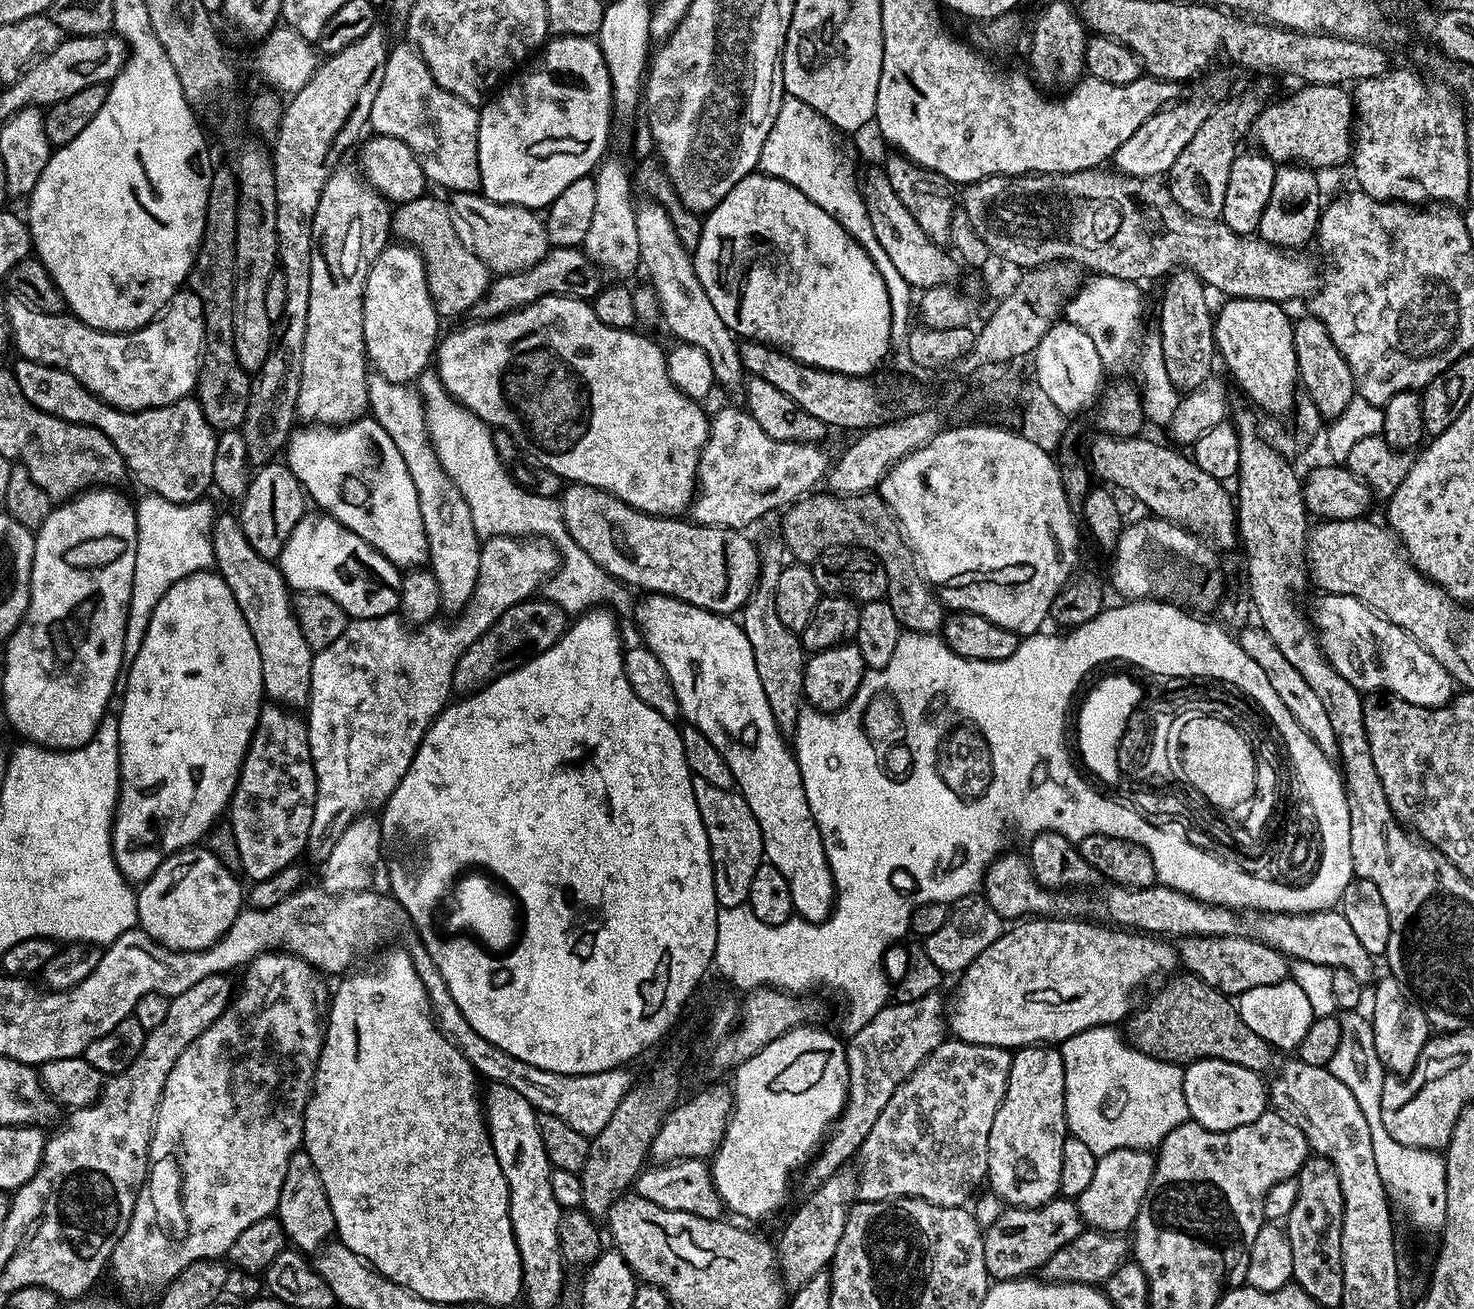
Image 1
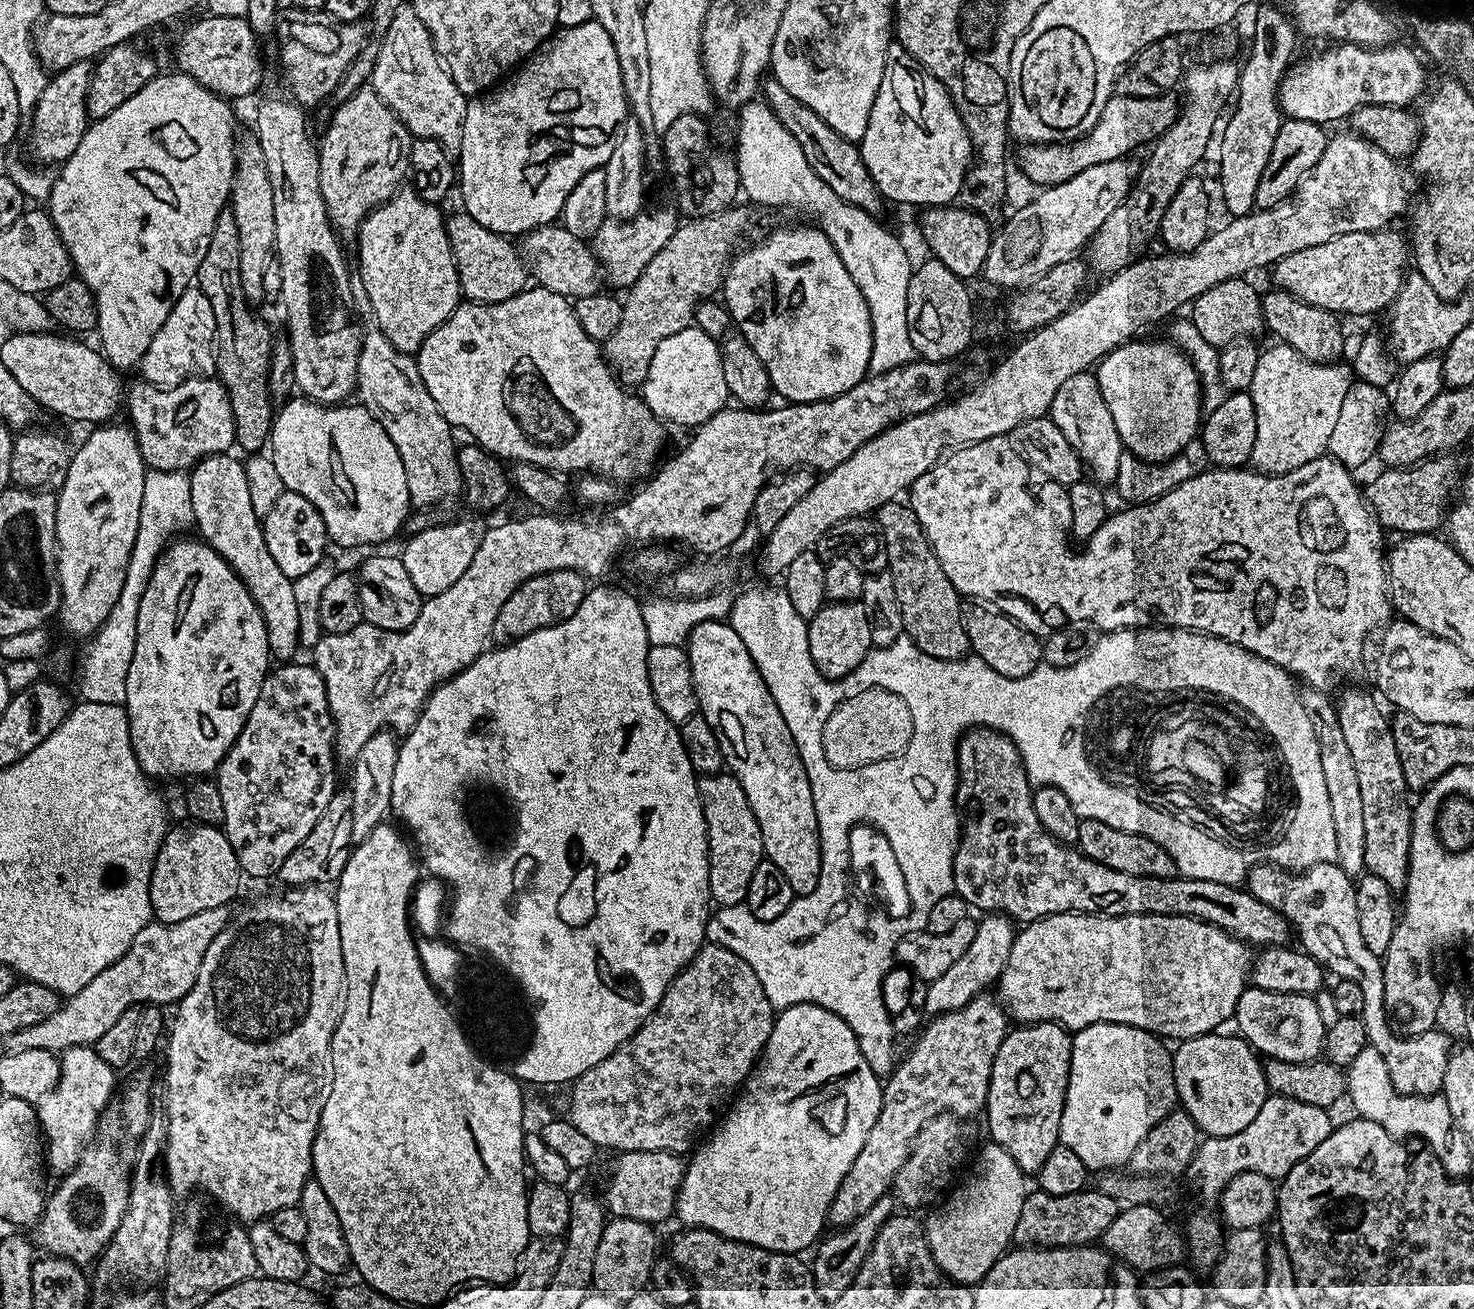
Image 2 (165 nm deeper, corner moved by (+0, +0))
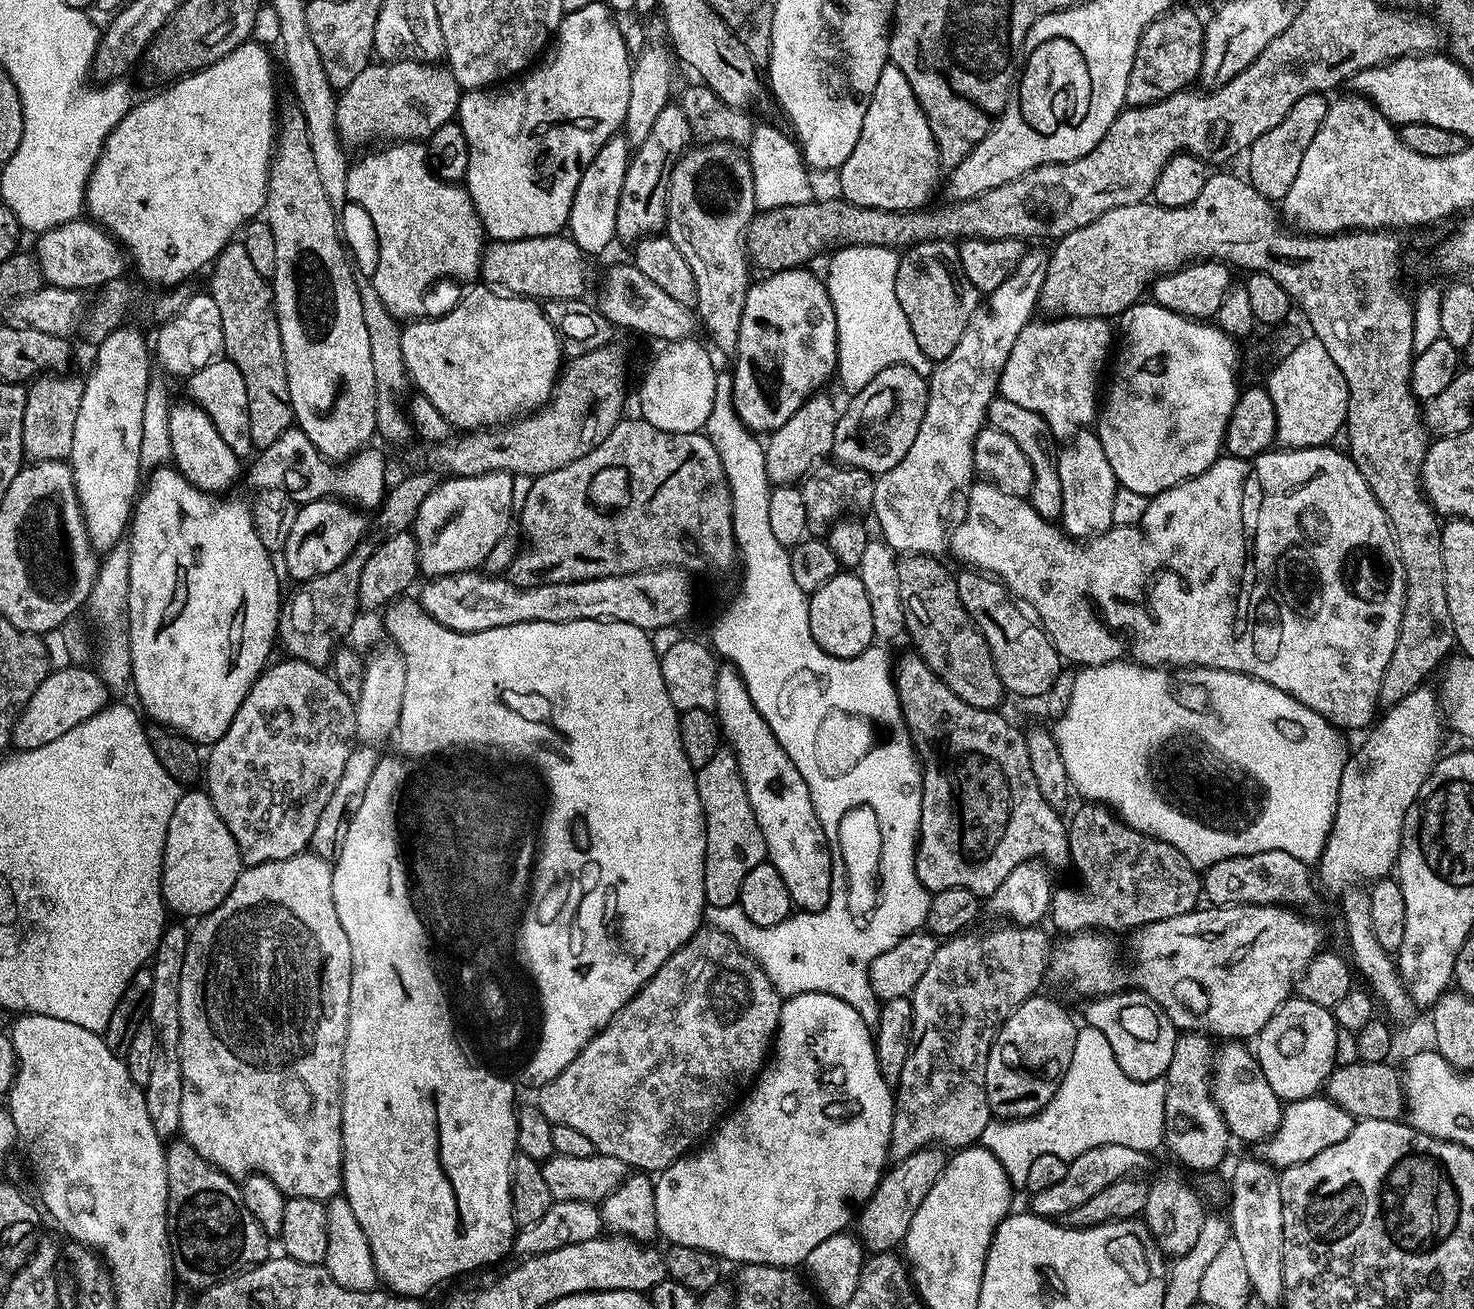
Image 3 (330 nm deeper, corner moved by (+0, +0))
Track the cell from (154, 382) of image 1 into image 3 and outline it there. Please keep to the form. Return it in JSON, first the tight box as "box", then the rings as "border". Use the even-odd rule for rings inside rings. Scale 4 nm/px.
{"box":[154,294,224,378],"border":[[[193,294],[176,315],[159,325],[160,333],[154,340],[154,356],[172,376],[187,378],[207,364],[221,359],[224,350],[222,338],[222,314],[218,314],[218,302],[207,294]]]}

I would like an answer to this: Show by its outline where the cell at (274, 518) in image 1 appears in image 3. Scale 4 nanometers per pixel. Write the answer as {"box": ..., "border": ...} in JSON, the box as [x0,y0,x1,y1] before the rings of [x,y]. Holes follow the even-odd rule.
{"box":[282,498,366,582],"border":[[[332,498],[301,503],[297,507],[294,526],[290,526],[290,534],[282,553],[284,568],[293,576],[293,581],[301,582],[316,575],[326,575],[339,566],[365,537],[366,523],[363,515],[363,511],[344,502],[337,503]]]}

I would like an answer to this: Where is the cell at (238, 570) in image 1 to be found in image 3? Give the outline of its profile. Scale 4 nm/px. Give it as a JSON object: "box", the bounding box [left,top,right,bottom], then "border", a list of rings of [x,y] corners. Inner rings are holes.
{"box":[168,402,241,494],"border":[[[185,402],[185,404],[173,403],[168,410],[168,421],[170,422],[170,446],[172,447],[172,460],[177,472],[180,472],[187,478],[195,488],[201,488],[209,494],[224,494],[228,487],[236,480],[236,475],[240,472],[241,457],[234,454],[234,450],[230,450],[230,446],[226,446],[226,442],[222,442],[222,434],[218,434],[218,430],[214,426],[214,422],[210,422],[207,414],[198,407],[197,404]]]}

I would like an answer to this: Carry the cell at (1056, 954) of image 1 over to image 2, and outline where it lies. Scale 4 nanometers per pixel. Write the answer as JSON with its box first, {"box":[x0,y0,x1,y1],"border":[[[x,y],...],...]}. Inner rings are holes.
{"box":[998,912,1253,1042],"border":[[[1063,912],[1053,916],[1041,916],[1038,920],[1025,923],[1017,931],[1014,942],[1010,946],[1010,958],[998,981],[998,989],[1000,988],[998,999],[1004,1005],[1004,1010],[1009,1017],[1021,1025],[1051,1022],[1062,1024],[1069,1030],[1079,1030],[1098,1022],[1129,1024],[1146,1030],[1153,1036],[1179,1042],[1217,1031],[1223,1020],[1231,1021],[1235,1017],[1238,998],[1244,993],[1244,989],[1249,987],[1253,963],[1253,949],[1244,941],[1226,934],[1218,926],[1189,916],[1097,916],[1090,912]]]}

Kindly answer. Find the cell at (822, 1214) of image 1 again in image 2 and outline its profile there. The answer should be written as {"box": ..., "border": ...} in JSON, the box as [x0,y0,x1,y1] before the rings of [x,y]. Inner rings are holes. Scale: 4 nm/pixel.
{"box":[828,995,1010,1226],"border":[[[978,995],[970,1002],[966,1002],[966,1006],[953,1012],[933,1015],[929,1019],[932,1021],[929,1024],[927,1021],[922,1031],[915,1037],[916,1045],[909,1050],[908,1057],[895,1065],[892,1075],[887,1077],[883,1085],[884,1101],[874,1127],[871,1128],[870,1134],[866,1134],[866,1142],[862,1150],[858,1150],[854,1166],[846,1170],[846,1178],[842,1178],[842,1186],[838,1186],[834,1194],[834,1200],[828,1211],[829,1225],[843,1226],[854,1222],[862,1214],[866,1214],[866,1210],[870,1210],[874,1202],[889,1195],[890,1189],[896,1183],[898,1170],[902,1170],[906,1158],[912,1153],[912,1145],[918,1138],[922,1126],[926,1126],[926,1122],[945,1114],[969,1118],[968,1116],[976,1116],[979,1112],[981,1115],[985,1111],[988,1103],[988,1079],[992,1073],[994,1058],[1002,1046],[1004,1037],[1010,1031],[1010,1017],[1005,1012],[1004,1005],[995,995],[988,995]]]}

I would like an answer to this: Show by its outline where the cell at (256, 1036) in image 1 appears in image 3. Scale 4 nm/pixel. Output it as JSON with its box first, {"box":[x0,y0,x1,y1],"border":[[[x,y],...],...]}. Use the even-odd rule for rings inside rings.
{"box":[178,854,352,1202],"border":[[[297,854],[297,855],[295,855],[295,856],[291,856],[291,857],[290,857],[290,858],[286,858],[286,859],[285,859],[285,860],[268,860],[268,861],[266,861],[266,863],[265,863],[265,864],[254,864],[254,865],[251,865],[251,866],[248,866],[248,867],[245,867],[245,868],[244,868],[244,869],[243,869],[243,871],[241,871],[241,873],[240,873],[240,877],[239,877],[239,878],[237,878],[237,879],[236,879],[236,881],[235,881],[235,882],[234,882],[234,886],[233,886],[233,887],[232,887],[232,889],[231,889],[231,890],[230,890],[230,894],[226,894],[226,898],[225,898],[225,899],[224,899],[224,901],[223,901],[223,902],[222,902],[222,906],[218,906],[218,907],[217,907],[217,908],[215,908],[215,910],[213,910],[213,912],[207,912],[207,913],[206,913],[206,915],[205,915],[205,916],[201,916],[201,917],[199,917],[199,919],[197,919],[197,920],[196,920],[196,921],[195,921],[195,924],[196,924],[196,929],[195,929],[195,928],[194,928],[194,927],[193,927],[193,928],[192,928],[192,929],[191,929],[191,931],[189,931],[189,934],[188,934],[188,944],[187,944],[187,945],[186,945],[186,947],[184,947],[184,961],[183,961],[183,962],[182,962],[182,970],[181,970],[181,971],[180,971],[180,993],[179,993],[179,994],[178,994],[178,1014],[179,1014],[179,1015],[180,1015],[180,1035],[179,1035],[179,1037],[178,1037],[178,1049],[179,1049],[179,1051],[180,1051],[180,1073],[181,1073],[181,1074],[182,1074],[182,1078],[183,1078],[183,1079],[184,1079],[184,1081],[183,1081],[183,1082],[182,1082],[182,1100],[181,1100],[181,1102],[180,1102],[180,1130],[179,1130],[179,1135],[180,1135],[180,1136],[181,1136],[181,1137],[182,1137],[182,1139],[183,1139],[183,1140],[184,1140],[184,1141],[185,1141],[185,1142],[187,1142],[187,1144],[188,1144],[188,1145],[190,1145],[190,1147],[192,1147],[192,1149],[193,1149],[193,1150],[195,1150],[195,1152],[197,1152],[197,1154],[198,1154],[198,1155],[199,1155],[199,1156],[200,1156],[200,1157],[201,1157],[201,1158],[202,1158],[202,1159],[204,1159],[204,1160],[205,1160],[205,1161],[206,1161],[206,1162],[210,1162],[210,1163],[211,1163],[211,1164],[213,1164],[213,1165],[214,1165],[214,1167],[216,1167],[216,1169],[217,1169],[217,1170],[219,1170],[219,1172],[224,1172],[224,1173],[226,1173],[226,1174],[227,1174],[227,1176],[231,1176],[231,1177],[233,1177],[233,1178],[243,1178],[243,1177],[245,1177],[245,1176],[247,1176],[247,1175],[249,1175],[249,1174],[262,1174],[262,1175],[264,1175],[264,1176],[265,1176],[265,1177],[266,1177],[266,1178],[270,1178],[270,1182],[274,1182],[274,1186],[278,1186],[278,1190],[279,1190],[279,1191],[280,1191],[280,1192],[282,1192],[282,1193],[284,1193],[284,1195],[285,1195],[285,1197],[288,1197],[288,1198],[291,1198],[291,1197],[293,1197],[293,1196],[301,1196],[301,1197],[302,1197],[302,1198],[314,1198],[314,1199],[315,1199],[315,1200],[319,1200],[319,1201],[321,1201],[321,1202],[324,1202],[324,1201],[327,1201],[327,1200],[328,1200],[328,1199],[329,1199],[329,1198],[331,1198],[331,1197],[333,1197],[333,1196],[335,1196],[335,1195],[337,1195],[337,1193],[339,1193],[339,1192],[340,1192],[340,1191],[341,1191],[341,1188],[342,1188],[342,1181],[341,1181],[341,1178],[340,1178],[340,1153],[341,1153],[341,1151],[340,1151],[340,1093],[341,1093],[341,1091],[342,1091],[342,1058],[343,1058],[343,1057],[344,1057],[344,1039],[345,1039],[345,1038],[346,1038],[346,1030],[347,1030],[347,1029],[348,1029],[348,1015],[349,1015],[349,1014],[350,1014],[350,978],[351,978],[351,977],[352,977],[352,959],[351,959],[351,958],[350,958],[350,942],[349,942],[349,941],[348,941],[348,939],[347,939],[347,938],[346,938],[346,932],[345,932],[345,931],[344,931],[344,930],[342,930],[342,924],[341,924],[341,923],[340,923],[340,922],[338,922],[338,914],[337,914],[337,913],[336,913],[336,911],[335,911],[335,910],[334,910],[334,898],[333,898],[333,897],[332,897],[332,864],[331,864],[331,863],[329,863],[329,861],[326,861],[326,860],[324,860],[324,859],[323,859],[323,858],[322,858],[322,857],[321,857],[321,856],[313,856],[313,855],[311,855],[311,854]]]}

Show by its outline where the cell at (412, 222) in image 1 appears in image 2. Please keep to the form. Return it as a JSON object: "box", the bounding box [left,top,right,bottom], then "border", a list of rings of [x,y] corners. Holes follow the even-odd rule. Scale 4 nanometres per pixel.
{"box":[446,210,530,304],"border":[[[457,210],[453,216],[449,215],[446,223],[452,247],[452,257],[460,279],[460,290],[465,301],[478,304],[497,304],[498,302],[506,302],[506,298],[514,298],[519,292],[529,287],[530,272],[526,267],[525,257],[518,251],[517,245],[516,248],[512,245],[515,243],[509,237],[499,236],[497,232],[486,230],[486,226],[474,222],[474,218],[470,218],[468,213],[463,210]]]}

